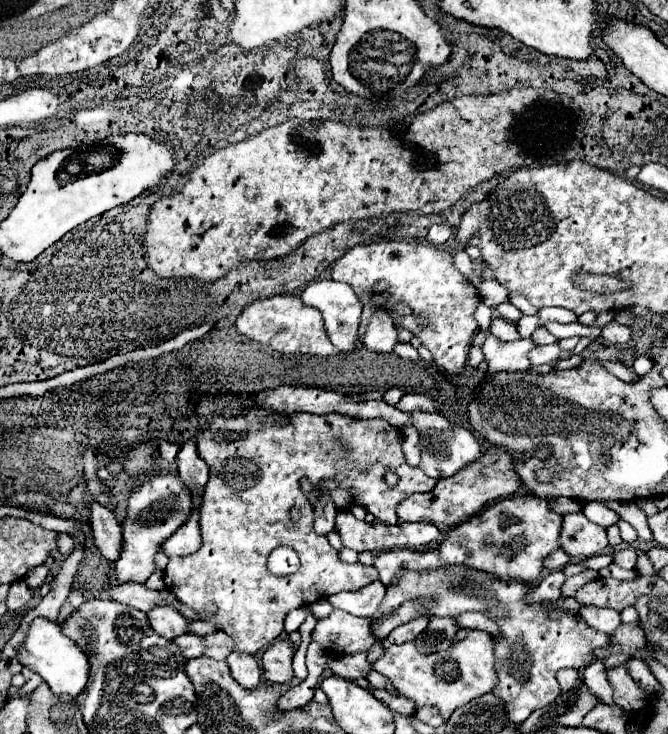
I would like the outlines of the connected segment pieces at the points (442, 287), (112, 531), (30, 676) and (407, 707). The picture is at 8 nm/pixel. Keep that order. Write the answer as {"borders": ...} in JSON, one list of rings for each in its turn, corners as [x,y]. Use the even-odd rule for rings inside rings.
{"borders":[[[[393,240],[393,242],[381,242],[381,244],[369,244],[369,246],[355,246],[351,250],[347,250],[347,254],[343,258],[339,258],[333,264],[333,272],[331,278],[337,282],[347,282],[349,286],[353,286],[355,294],[359,296],[361,304],[363,304],[363,316],[361,316],[361,326],[358,328],[357,348],[361,346],[365,328],[369,324],[369,318],[377,312],[383,310],[391,316],[391,320],[395,322],[395,326],[401,326],[405,330],[409,330],[413,336],[421,338],[423,346],[429,348],[429,352],[433,354],[433,358],[437,360],[437,366],[443,368],[449,374],[461,374],[465,360],[467,360],[467,344],[473,340],[475,336],[475,328],[479,328],[477,320],[475,320],[475,308],[479,304],[479,294],[477,290],[457,272],[457,268],[453,266],[451,256],[447,256],[445,250],[437,250],[431,244],[417,244],[417,242],[405,242],[405,240]],[[399,302],[407,302],[409,308],[413,310],[411,316],[395,316],[395,306]],[[417,314],[427,314],[431,316],[431,328],[423,330],[417,326],[415,316]]],[[[97,502],[89,504],[89,516],[93,520],[95,546],[107,560],[115,560],[119,556],[119,522],[111,510]]],[[[23,668],[23,670],[21,670],[21,674],[25,676],[25,684],[19,688],[19,692],[17,692],[17,694],[23,694],[23,692],[33,692],[39,684],[43,684],[43,678],[41,678],[39,674],[35,674],[33,670],[29,670],[29,668]]],[[[371,688],[369,690],[377,700],[381,700],[385,706],[389,706],[393,712],[399,712],[399,714],[415,714],[415,704],[405,698],[405,696],[389,696],[385,690],[379,690],[379,688]]]]}

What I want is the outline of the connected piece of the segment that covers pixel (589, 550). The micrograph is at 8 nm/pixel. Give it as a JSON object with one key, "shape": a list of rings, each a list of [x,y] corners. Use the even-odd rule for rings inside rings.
{"shape":[[[583,512],[563,516],[561,540],[563,540],[561,548],[571,558],[579,558],[579,560],[601,554],[601,550],[607,546],[605,528],[587,520]]]}

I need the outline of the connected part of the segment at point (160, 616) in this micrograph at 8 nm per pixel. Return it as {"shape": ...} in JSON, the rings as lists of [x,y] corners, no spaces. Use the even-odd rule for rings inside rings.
{"shape":[[[157,606],[147,614],[149,624],[155,632],[165,636],[167,640],[175,640],[181,634],[187,634],[189,620],[185,620],[175,608],[171,606]]]}

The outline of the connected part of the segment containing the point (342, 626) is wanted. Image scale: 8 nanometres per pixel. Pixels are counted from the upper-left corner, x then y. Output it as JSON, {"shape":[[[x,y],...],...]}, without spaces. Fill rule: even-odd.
{"shape":[[[331,612],[325,620],[319,620],[313,630],[313,640],[319,642],[321,648],[339,654],[367,652],[375,644],[371,620],[347,612]]]}

